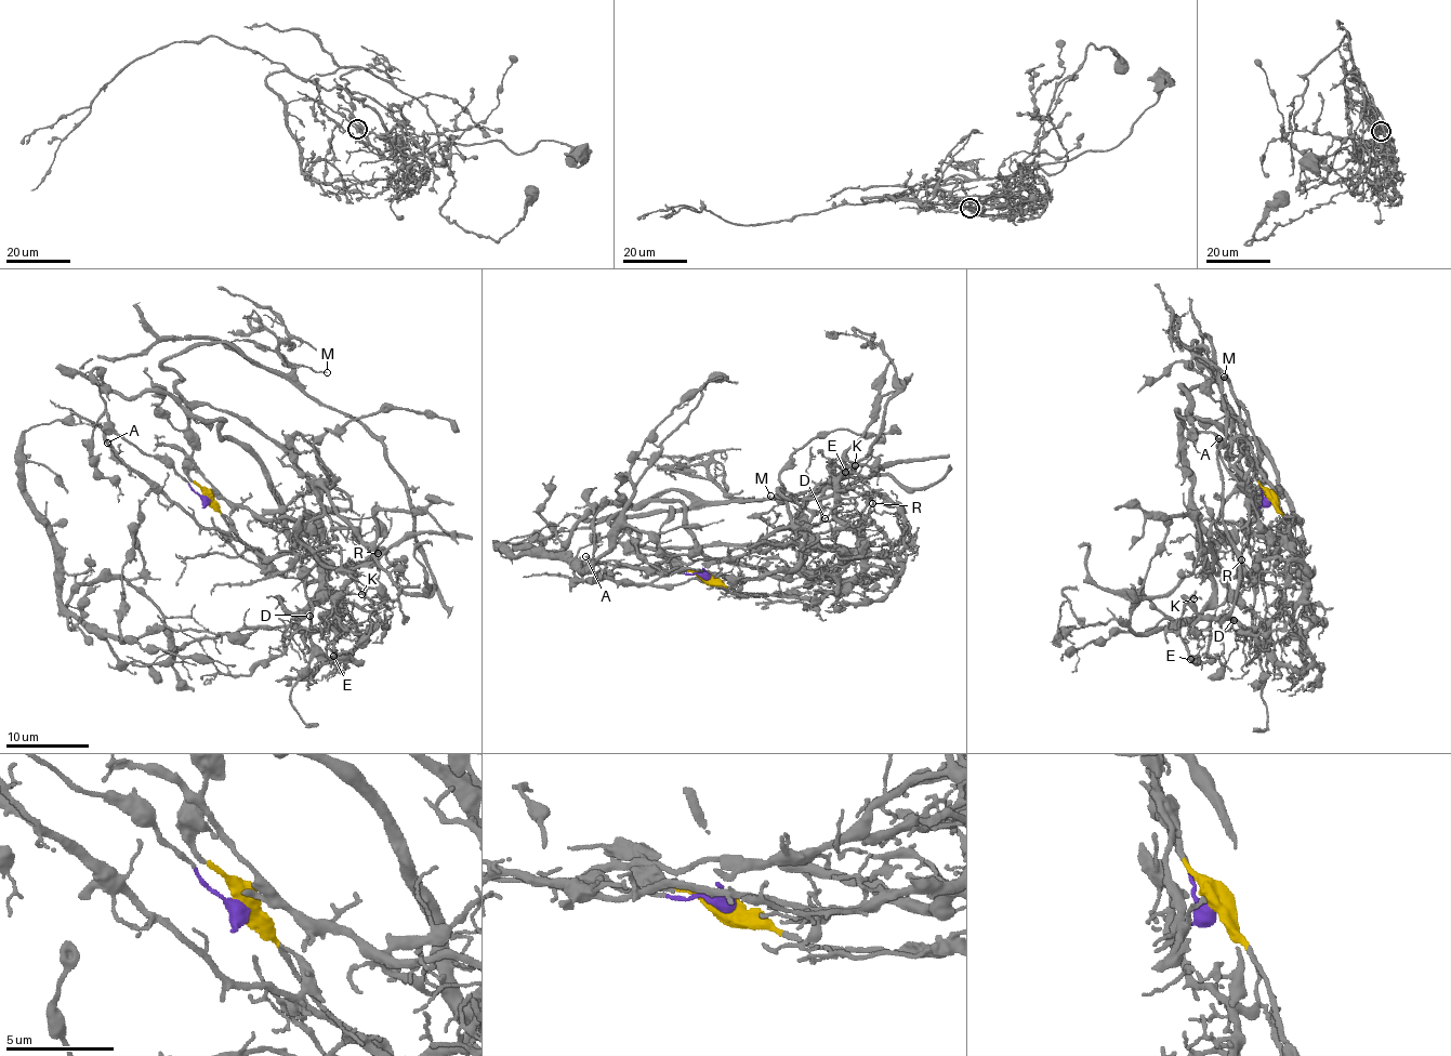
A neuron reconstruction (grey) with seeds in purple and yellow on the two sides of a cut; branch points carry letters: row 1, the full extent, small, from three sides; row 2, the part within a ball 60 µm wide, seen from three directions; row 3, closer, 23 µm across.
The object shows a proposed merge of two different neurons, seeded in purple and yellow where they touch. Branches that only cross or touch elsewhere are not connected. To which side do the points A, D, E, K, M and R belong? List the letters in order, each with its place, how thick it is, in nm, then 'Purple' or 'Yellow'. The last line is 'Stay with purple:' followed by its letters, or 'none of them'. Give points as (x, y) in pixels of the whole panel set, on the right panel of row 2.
A: Place: (1218, 438). Thickness 200 nm. Purple
D: Place: (1234, 620). Thickness 100 nm. Purple
E: Place: (1190, 659). Thickness 160 nm. Purple
K: Place: (1194, 598). Thickness 120 nm. Purple
M: Place: (1224, 377). Thickness 110 nm. Yellow
R: Place: (1241, 559). Thickness 120 nm. Purple
Stay with purple: A, D, E, K, R

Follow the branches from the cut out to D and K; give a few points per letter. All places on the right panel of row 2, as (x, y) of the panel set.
D: (1268, 499), (1221, 390), (1182, 387), (1190, 416), (1262, 445), (1288, 498), (1304, 589), (1234, 619)
K: (1268, 499), (1221, 390), (1182, 387), (1190, 416), (1262, 445), (1304, 589), (1253, 629), (1203, 618), (1195, 598)

